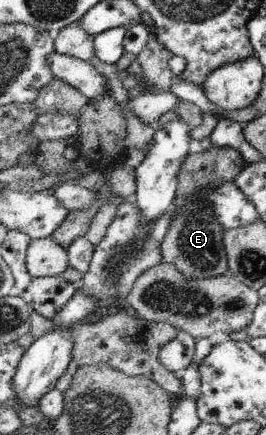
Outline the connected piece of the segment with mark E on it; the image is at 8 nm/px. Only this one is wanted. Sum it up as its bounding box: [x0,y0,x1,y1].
[161,147,244,279]

